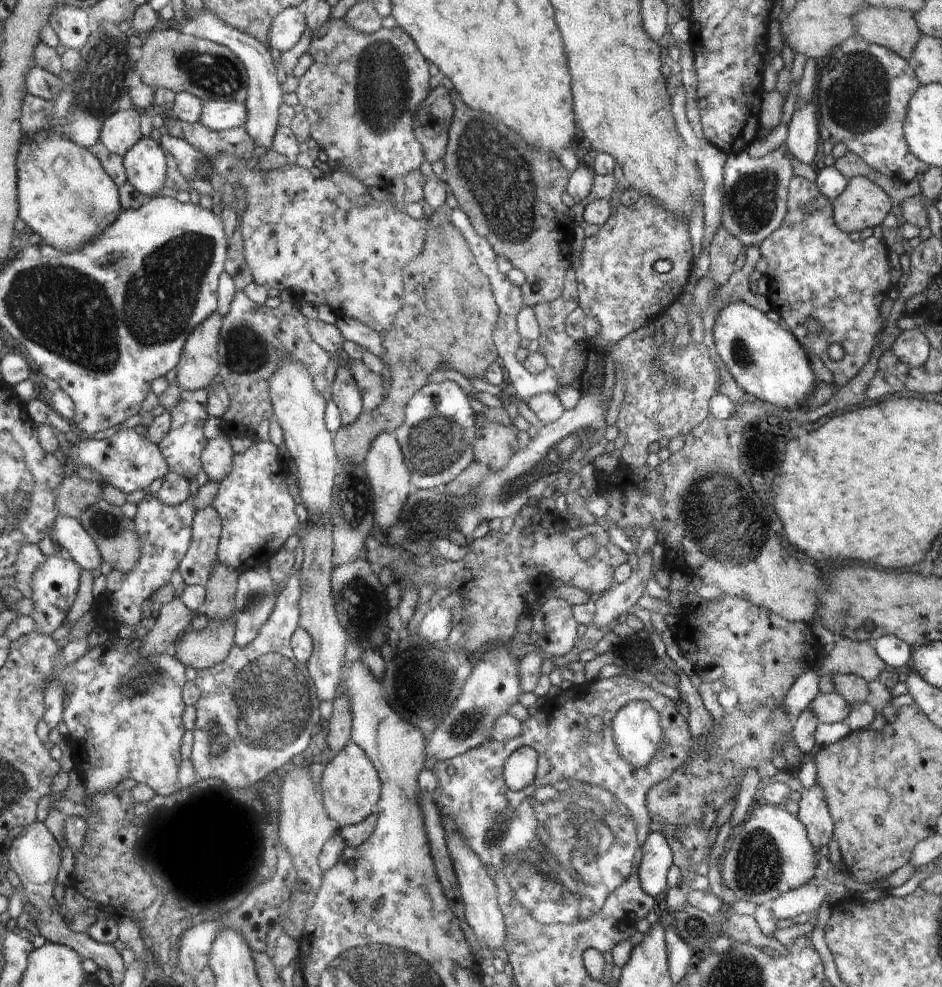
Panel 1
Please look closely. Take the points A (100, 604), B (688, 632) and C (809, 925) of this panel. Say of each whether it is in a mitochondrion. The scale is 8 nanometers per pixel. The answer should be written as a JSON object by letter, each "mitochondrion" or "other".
{"A":"other","B":"other","C":"other"}

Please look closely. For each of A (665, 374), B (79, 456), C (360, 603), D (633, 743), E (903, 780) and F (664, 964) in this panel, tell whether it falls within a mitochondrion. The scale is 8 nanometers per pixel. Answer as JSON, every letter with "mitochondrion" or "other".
{"A":"mitochondrion","B":"other","C":"mitochondrion","D":"other","E":"other","F":"other"}

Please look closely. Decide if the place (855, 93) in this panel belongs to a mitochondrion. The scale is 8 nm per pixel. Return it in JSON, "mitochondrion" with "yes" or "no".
{"mitochondrion":"yes"}

